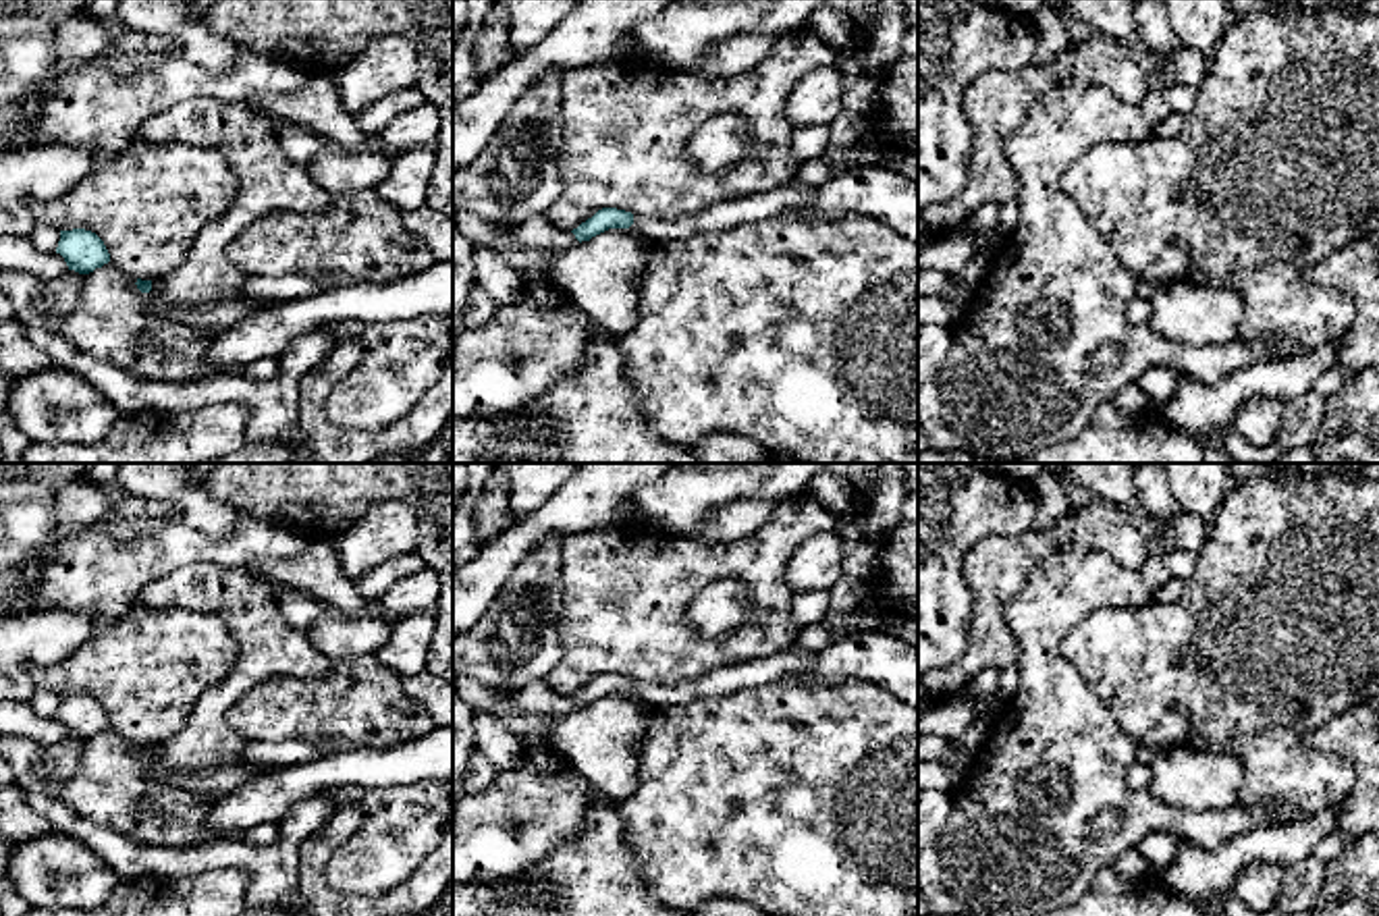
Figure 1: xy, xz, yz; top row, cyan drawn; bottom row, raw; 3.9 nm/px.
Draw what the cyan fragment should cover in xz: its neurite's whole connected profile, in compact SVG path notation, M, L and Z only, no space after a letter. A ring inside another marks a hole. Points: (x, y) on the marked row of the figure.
M787 185L766 193L729 197L702 212L681 216L677 220L633 216L617 208L602 208L571 233L575 239L590 241L609 228L633 228L642 237L654 241L687 239L704 231L725 231L746 222L766 220L783 210L795 210L810 204L816 195L812 185Z

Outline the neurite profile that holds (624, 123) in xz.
M804 27L781 35L756 69L735 77L696 79L633 52L565 73L561 81L561 193L544 210L544 218L561 231L577 228L602 208L677 220L729 197L791 185L800 160L791 152L789 96L810 71L833 66L835 58L833 48ZM719 114L743 116L752 125L752 145L725 174L700 174L685 158L685 143L702 123Z

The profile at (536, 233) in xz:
M540 214L515 226L513 243L521 249L567 249L579 241L571 231L555 228L544 214Z

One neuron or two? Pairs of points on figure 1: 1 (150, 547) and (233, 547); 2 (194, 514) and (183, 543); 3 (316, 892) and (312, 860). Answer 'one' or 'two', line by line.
1: one
2: two
3: one

